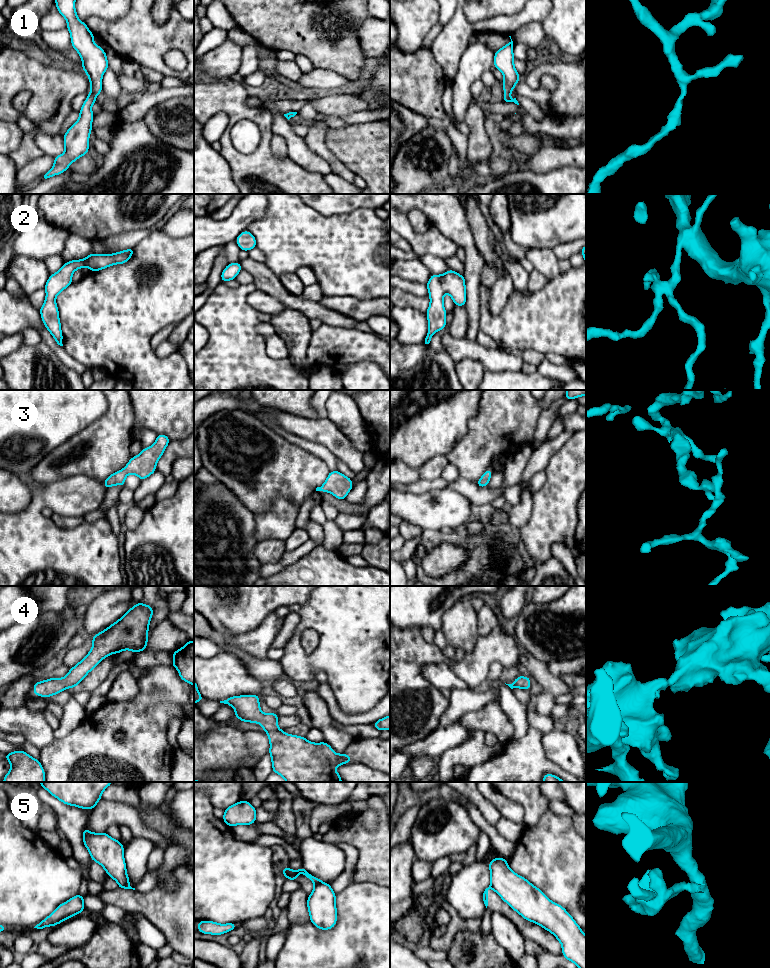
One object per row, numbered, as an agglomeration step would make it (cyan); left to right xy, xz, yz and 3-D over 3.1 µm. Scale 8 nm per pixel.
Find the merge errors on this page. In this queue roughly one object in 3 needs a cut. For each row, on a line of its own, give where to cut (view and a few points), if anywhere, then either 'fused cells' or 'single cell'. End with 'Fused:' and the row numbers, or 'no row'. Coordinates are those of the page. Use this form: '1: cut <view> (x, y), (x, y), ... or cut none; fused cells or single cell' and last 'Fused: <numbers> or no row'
1: cut none; single cell
2: cut none; single cell
3: cut none; single cell
4: cut none; single cell
5: cut xz (323, 882), (318, 882), (314, 885); fused cells
Fused: 5

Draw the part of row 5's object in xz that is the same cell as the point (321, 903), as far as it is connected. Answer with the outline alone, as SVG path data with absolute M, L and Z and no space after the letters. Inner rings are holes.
M328 883L314 885L308 896L310 921L321 930L333 928L337 922L336 894Z

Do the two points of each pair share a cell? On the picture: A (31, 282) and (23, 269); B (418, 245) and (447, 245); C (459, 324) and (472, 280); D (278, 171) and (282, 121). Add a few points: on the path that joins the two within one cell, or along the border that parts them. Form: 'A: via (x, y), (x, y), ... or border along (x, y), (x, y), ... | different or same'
A: via (31, 279), (26, 272) | same
B: via (425, 245), (440, 245) | same
C: border along (464, 306), (467, 312), (468, 329) | different
D: border along (270, 111), (273, 115), (273, 134) | different

